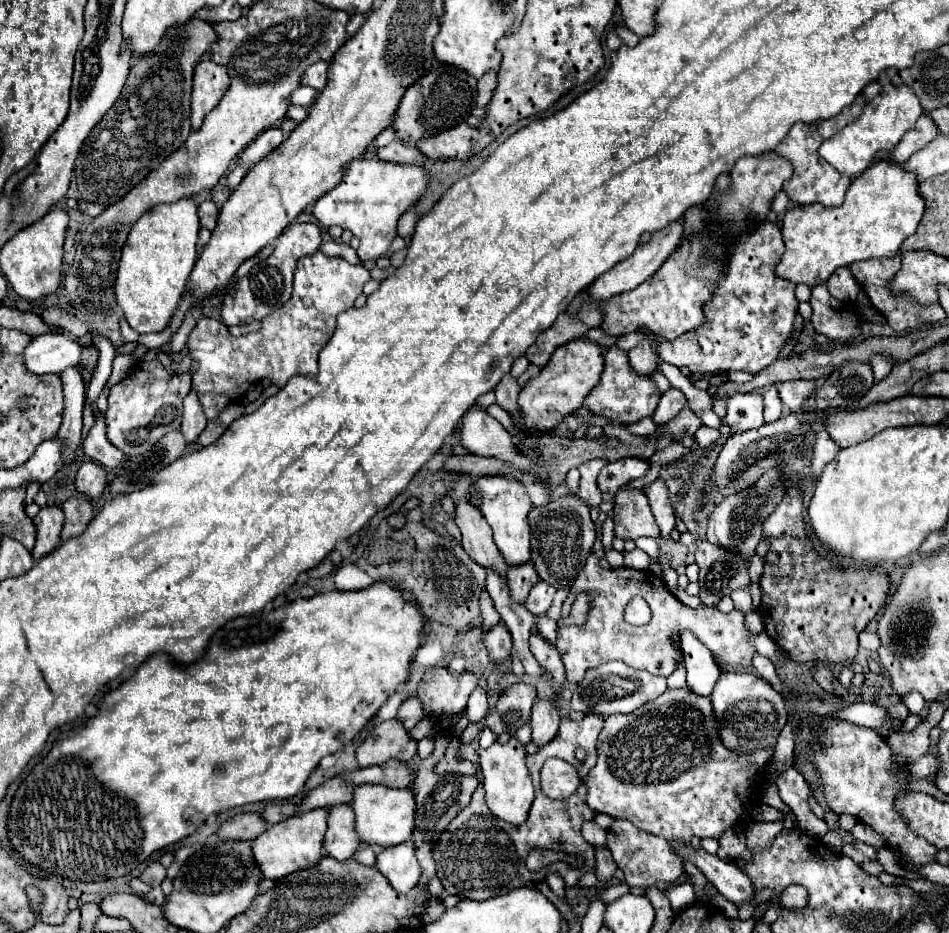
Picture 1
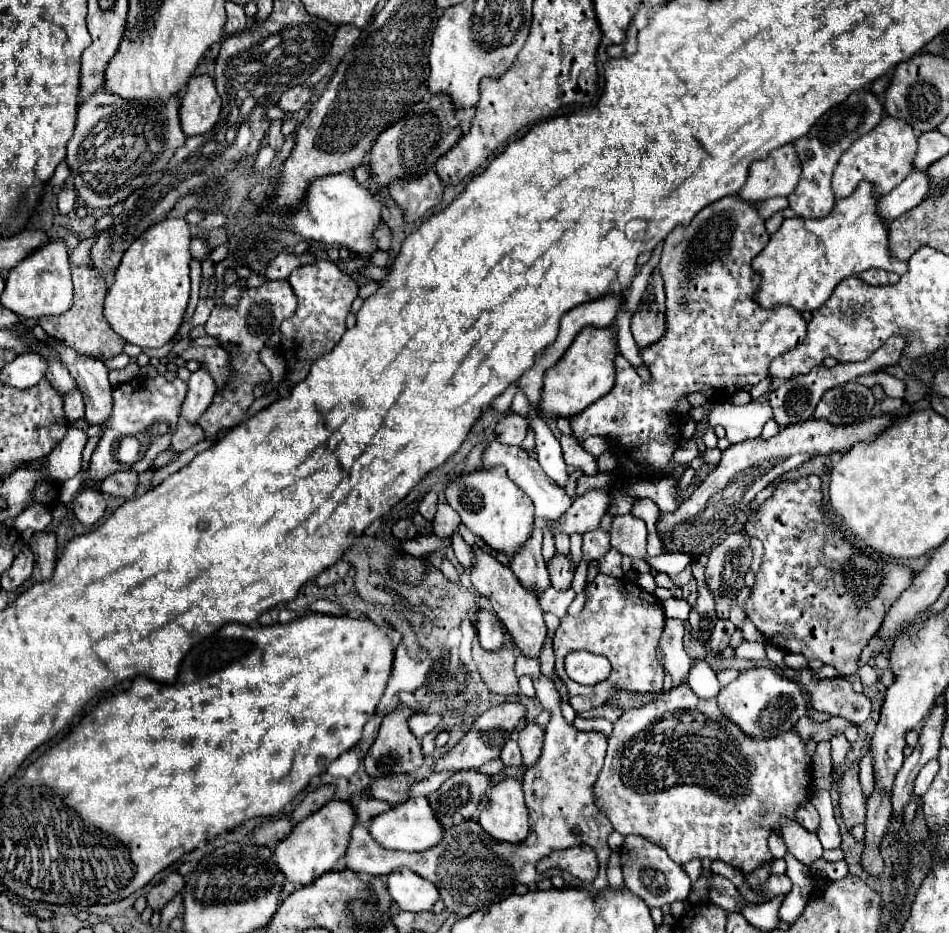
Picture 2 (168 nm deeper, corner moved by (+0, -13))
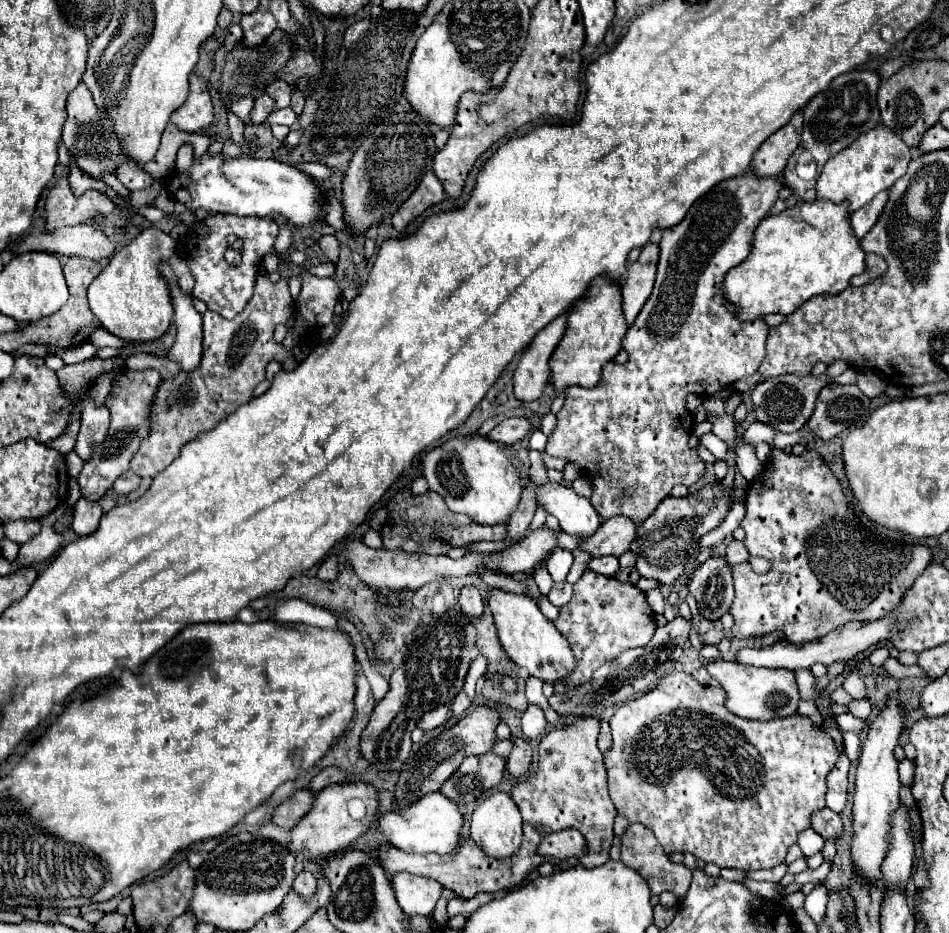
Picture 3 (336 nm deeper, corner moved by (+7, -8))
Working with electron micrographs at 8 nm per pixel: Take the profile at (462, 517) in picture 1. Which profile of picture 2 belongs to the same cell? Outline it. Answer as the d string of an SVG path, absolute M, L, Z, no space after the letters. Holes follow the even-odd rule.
M472 547L472 549L476 553L476 561L470 569L472 585L480 591L482 597L486 597L490 601L492 609L500 617L502 625L506 627L506 633L510 633L510 637L512 637L514 645L520 649L520 653L524 657L540 657L540 651L542 651L546 635L548 635L548 627L544 623L544 613L540 609L536 593L532 593L530 589L524 589L520 585L520 581L514 577L514 573L508 567L504 567L502 563L498 563L492 555L484 553L478 547Z

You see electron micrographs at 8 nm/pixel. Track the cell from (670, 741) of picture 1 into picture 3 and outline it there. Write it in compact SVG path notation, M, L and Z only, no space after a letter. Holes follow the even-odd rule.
M673 672L665 676L651 692L643 694L641 698L635 698L615 710L615 714L609 718L609 726L613 732L613 744L603 754L605 756L605 768L607 768L607 784L609 784L609 796L621 816L629 820L629 824L639 822L647 826L659 844L663 846L665 854L675 852L689 852L697 860L705 864L717 864L719 868L739 868L739 870L771 870L773 866L785 862L787 848L795 844L797 834L805 828L809 828L809 816L825 806L825 776L835 766L839 758L839 750L835 748L833 740L823 734L819 728L813 726L811 718L807 716L789 716L769 722L757 722L757 720L745 720L735 714L731 714L725 704L725 692L723 688L711 688L701 686L693 676L685 672Z

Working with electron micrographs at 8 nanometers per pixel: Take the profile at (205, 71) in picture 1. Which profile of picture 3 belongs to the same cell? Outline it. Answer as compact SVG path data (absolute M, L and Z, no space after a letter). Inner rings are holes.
M197 74L189 76L189 84L189 96L185 104L171 114L171 122L183 132L201 132L215 120L209 84Z

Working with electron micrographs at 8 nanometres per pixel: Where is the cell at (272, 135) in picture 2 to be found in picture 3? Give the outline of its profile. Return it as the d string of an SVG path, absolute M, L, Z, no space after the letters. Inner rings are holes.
M281 108L281 110L275 110L267 116L267 120L263 122L265 128L273 128L277 124L283 124L283 126L291 126L295 122L295 112L291 108Z

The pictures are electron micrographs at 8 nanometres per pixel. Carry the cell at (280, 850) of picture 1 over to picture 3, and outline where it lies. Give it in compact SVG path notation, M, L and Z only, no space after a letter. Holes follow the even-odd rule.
M355 782L355 784L331 784L317 792L315 802L311 810L299 820L299 824L291 830L291 842L287 844L287 850L293 856L301 856L305 860L319 860L319 858L331 858L333 854L349 848L371 824L373 816L377 810L377 790L371 784L365 782ZM361 798L367 812L363 818L355 820L349 814L349 800Z

